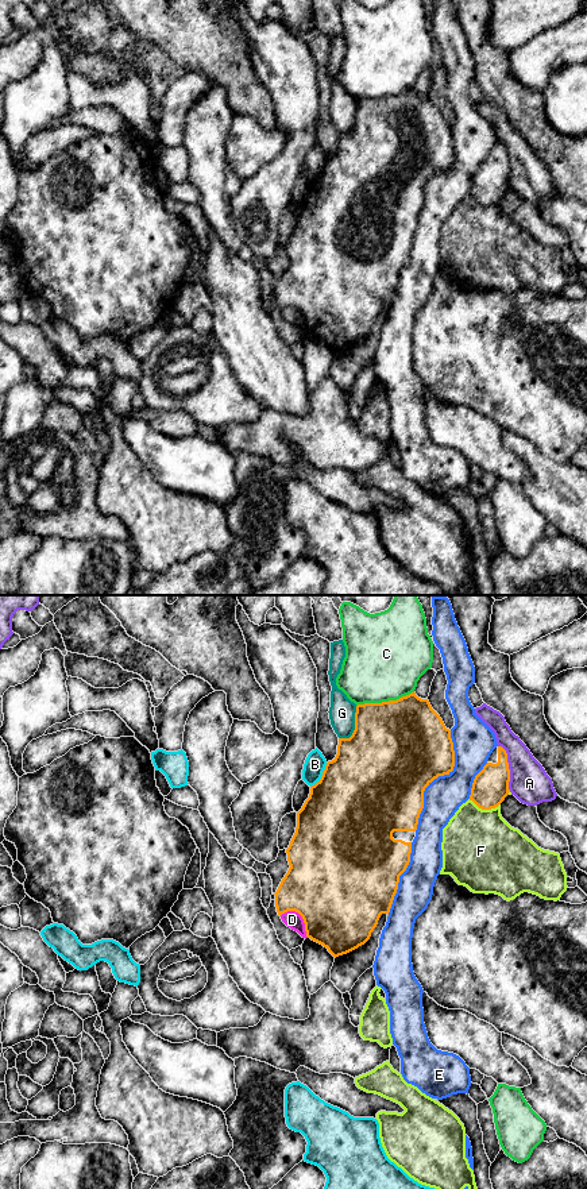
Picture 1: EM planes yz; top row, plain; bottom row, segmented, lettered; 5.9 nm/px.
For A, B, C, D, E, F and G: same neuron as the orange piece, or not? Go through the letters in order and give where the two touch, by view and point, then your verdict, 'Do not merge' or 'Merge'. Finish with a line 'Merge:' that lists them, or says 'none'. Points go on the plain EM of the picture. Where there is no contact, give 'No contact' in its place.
A: Touches orange at yz (508, 163). Do not merge
B: Touches orange at yz (323, 170). Do not merge
C: Touches orange at yz (385, 97). Do not merge
D: Touches orange at yz (301, 311). Do not merge
E: Touches orange at yz (437, 172). Do not merge
F: Touches orange at yz (485, 204). Do not merge
G: Touches orange at yz (355, 122). Do not merge
Merge: none

